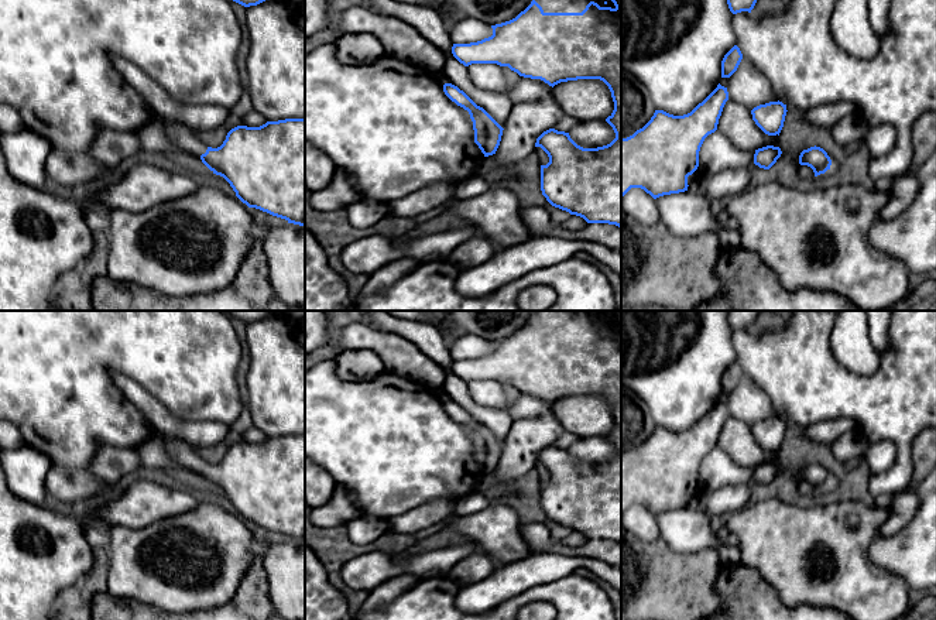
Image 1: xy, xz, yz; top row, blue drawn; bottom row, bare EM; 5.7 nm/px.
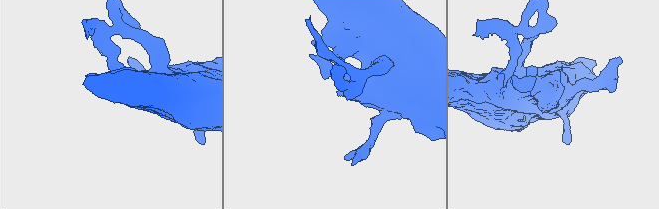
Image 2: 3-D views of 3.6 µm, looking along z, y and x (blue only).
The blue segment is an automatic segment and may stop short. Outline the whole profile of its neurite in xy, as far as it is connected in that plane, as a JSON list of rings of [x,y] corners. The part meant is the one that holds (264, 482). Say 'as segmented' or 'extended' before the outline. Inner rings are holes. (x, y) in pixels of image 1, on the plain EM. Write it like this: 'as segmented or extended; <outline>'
extended; [[[155,431],[151,439],[161,441],[185,470],[200,475],[213,490],[223,493],[248,524],[305,542],[305,435],[267,438],[260,443],[237,442],[217,465],[206,463],[198,449],[182,441],[160,436]]]

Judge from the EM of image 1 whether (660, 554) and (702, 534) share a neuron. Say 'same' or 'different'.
different

